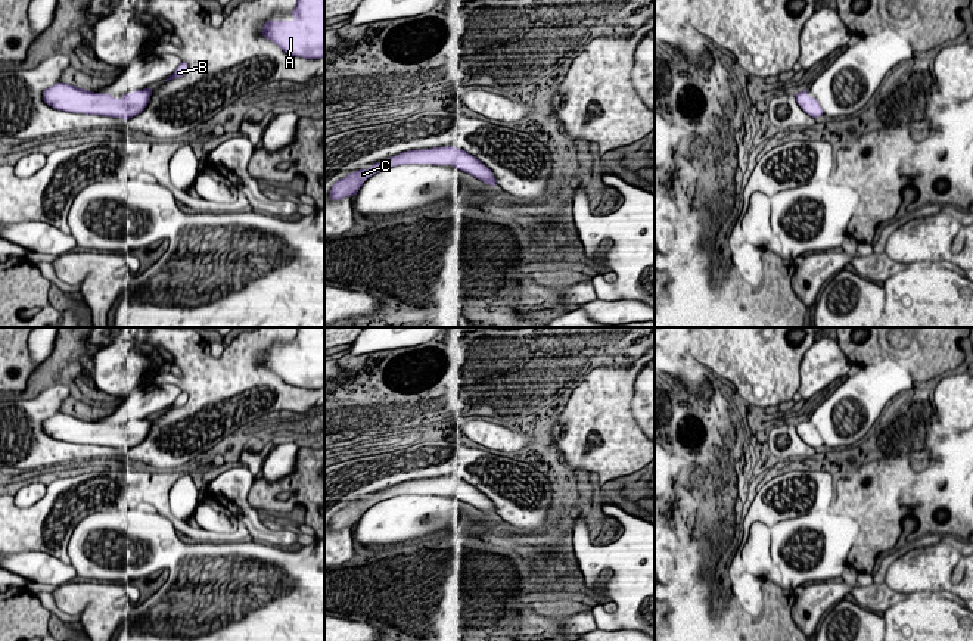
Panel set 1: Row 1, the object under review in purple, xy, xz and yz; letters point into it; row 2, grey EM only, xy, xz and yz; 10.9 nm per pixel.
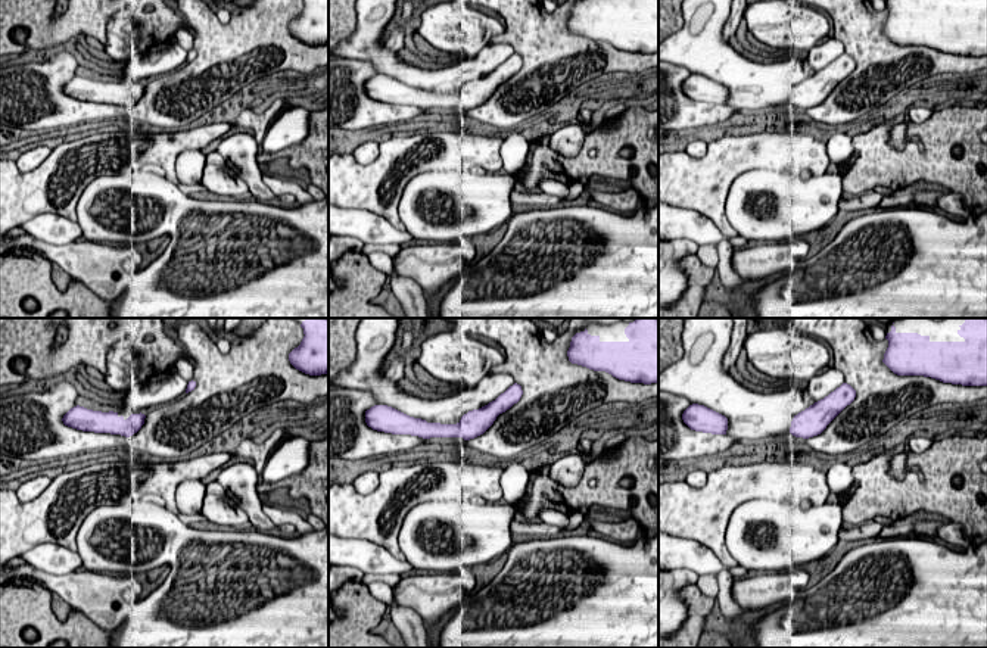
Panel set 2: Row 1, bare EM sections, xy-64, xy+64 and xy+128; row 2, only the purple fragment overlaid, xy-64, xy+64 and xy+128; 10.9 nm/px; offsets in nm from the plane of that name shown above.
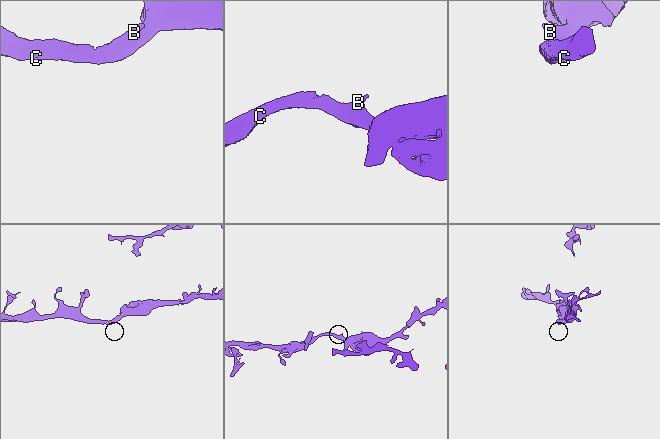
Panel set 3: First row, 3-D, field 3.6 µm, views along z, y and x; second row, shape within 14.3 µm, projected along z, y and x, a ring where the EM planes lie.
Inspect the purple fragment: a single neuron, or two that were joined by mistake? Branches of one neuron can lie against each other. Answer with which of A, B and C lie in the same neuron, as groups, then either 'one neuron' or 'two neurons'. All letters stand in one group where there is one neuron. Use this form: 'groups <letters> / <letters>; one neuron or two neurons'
groups A B C; one neuron

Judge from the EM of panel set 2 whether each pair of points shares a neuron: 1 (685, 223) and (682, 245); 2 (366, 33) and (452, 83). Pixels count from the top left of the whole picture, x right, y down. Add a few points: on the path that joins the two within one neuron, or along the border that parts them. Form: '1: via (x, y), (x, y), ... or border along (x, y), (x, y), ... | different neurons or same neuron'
1: border along (673, 239), (688, 239), (691, 242) | different neurons
2: via (383, 56), (398, 69), (429, 80) | same neuron

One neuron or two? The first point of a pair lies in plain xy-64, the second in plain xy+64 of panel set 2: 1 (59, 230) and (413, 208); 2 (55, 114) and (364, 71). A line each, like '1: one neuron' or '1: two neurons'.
1: two neurons
2: one neuron

